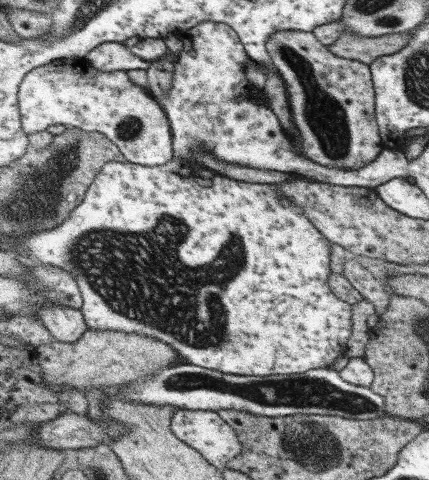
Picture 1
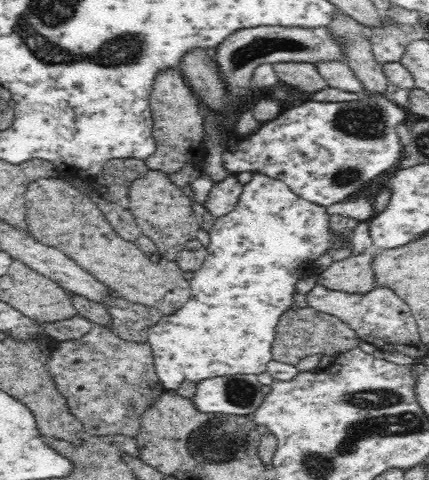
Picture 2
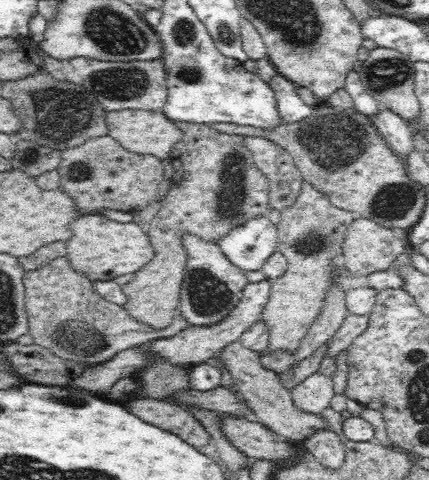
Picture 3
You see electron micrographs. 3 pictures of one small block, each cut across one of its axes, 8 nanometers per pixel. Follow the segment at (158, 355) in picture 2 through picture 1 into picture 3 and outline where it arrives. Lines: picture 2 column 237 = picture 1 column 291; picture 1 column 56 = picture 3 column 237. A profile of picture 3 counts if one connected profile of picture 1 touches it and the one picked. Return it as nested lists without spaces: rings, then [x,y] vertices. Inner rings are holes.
[[[252,218],[218,240],[228,260],[244,272],[260,270],[276,252],[276,226],[266,218]]]

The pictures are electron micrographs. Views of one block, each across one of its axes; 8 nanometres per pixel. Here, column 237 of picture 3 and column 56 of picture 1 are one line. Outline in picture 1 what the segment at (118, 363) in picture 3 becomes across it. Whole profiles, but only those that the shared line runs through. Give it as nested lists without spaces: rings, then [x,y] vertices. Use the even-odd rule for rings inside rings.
[[[43,304],[39,310],[39,320],[45,324],[55,342],[73,344],[87,330],[81,310],[63,308],[57,304]]]

